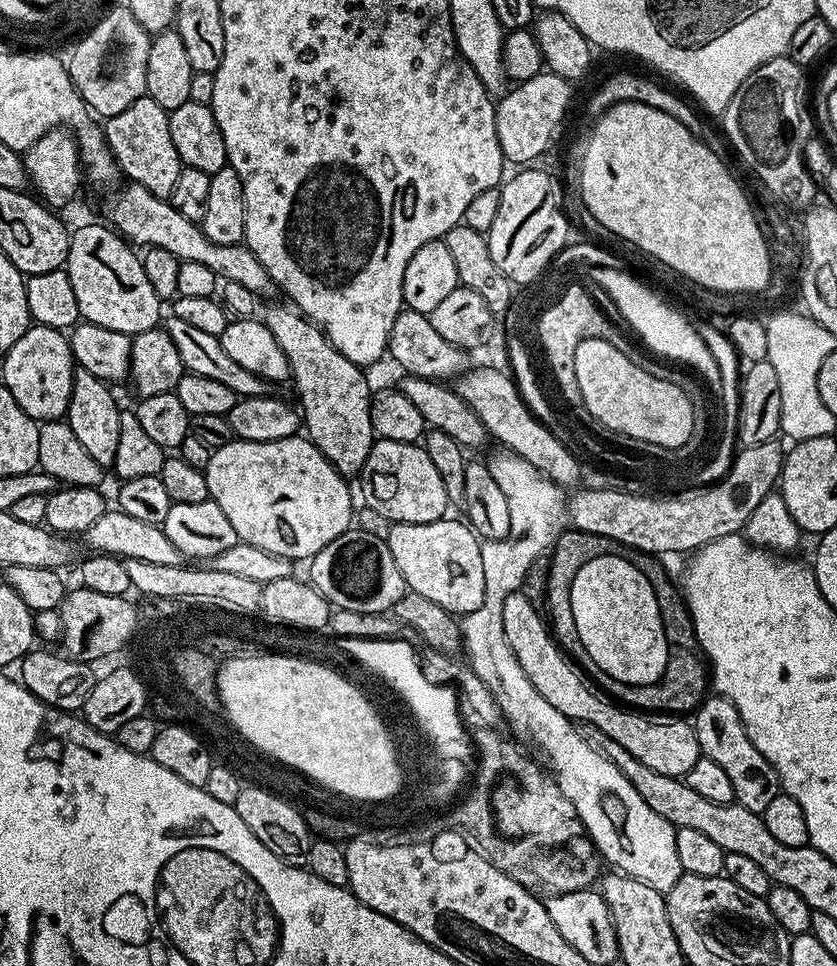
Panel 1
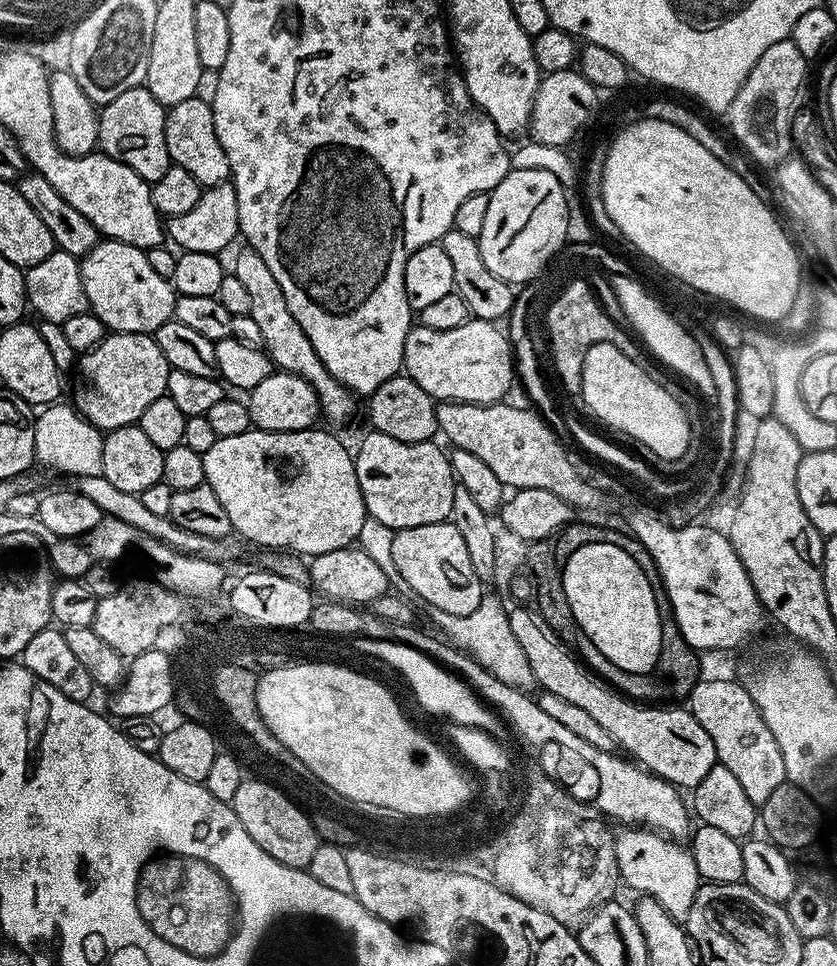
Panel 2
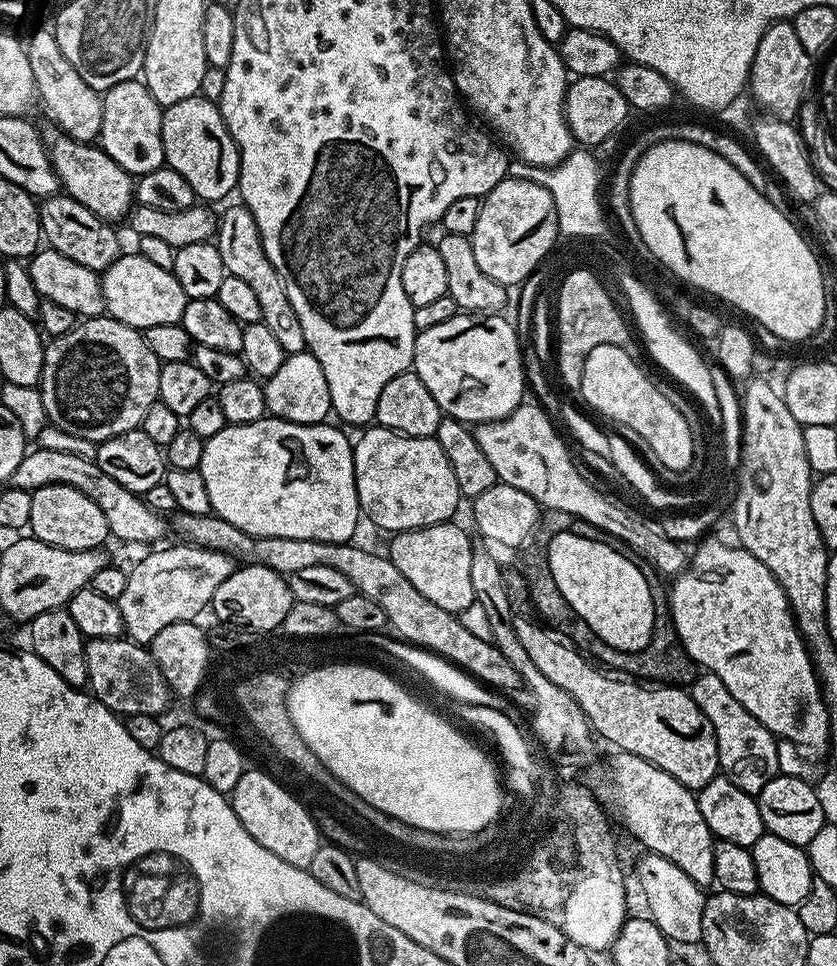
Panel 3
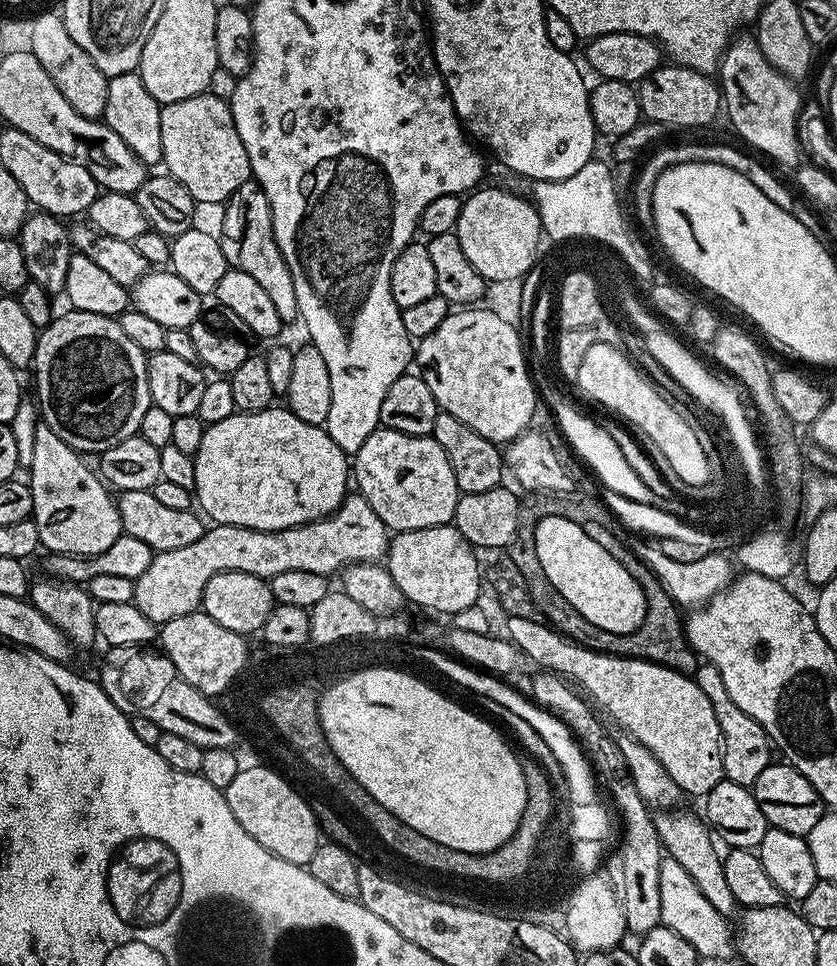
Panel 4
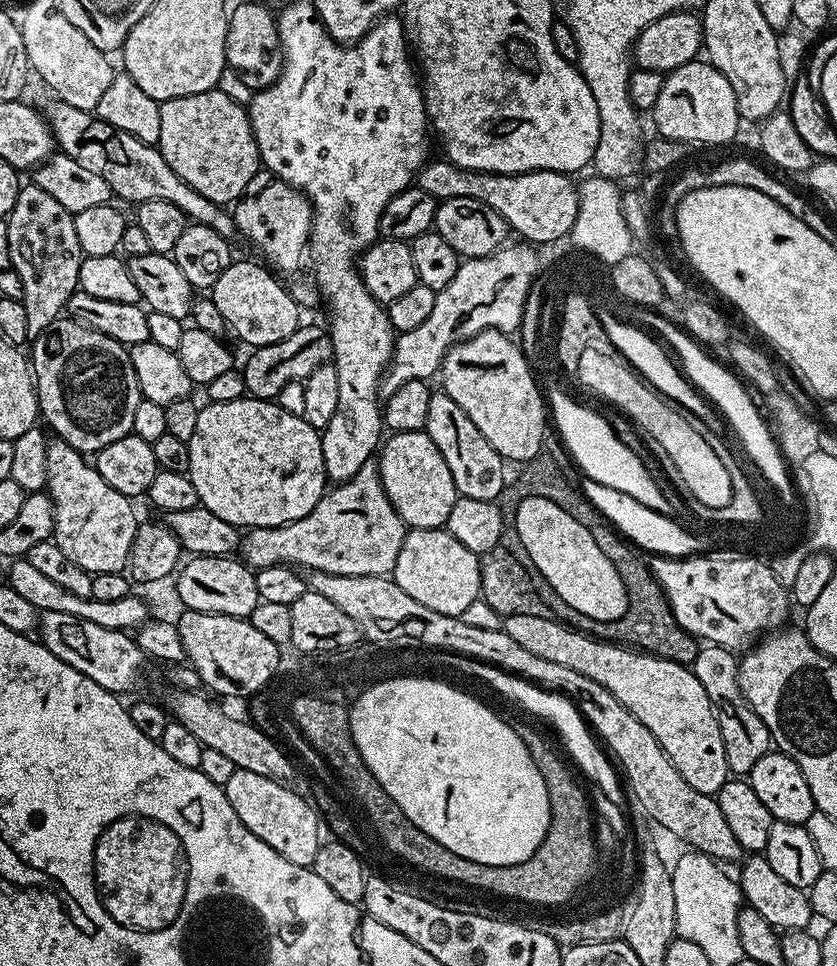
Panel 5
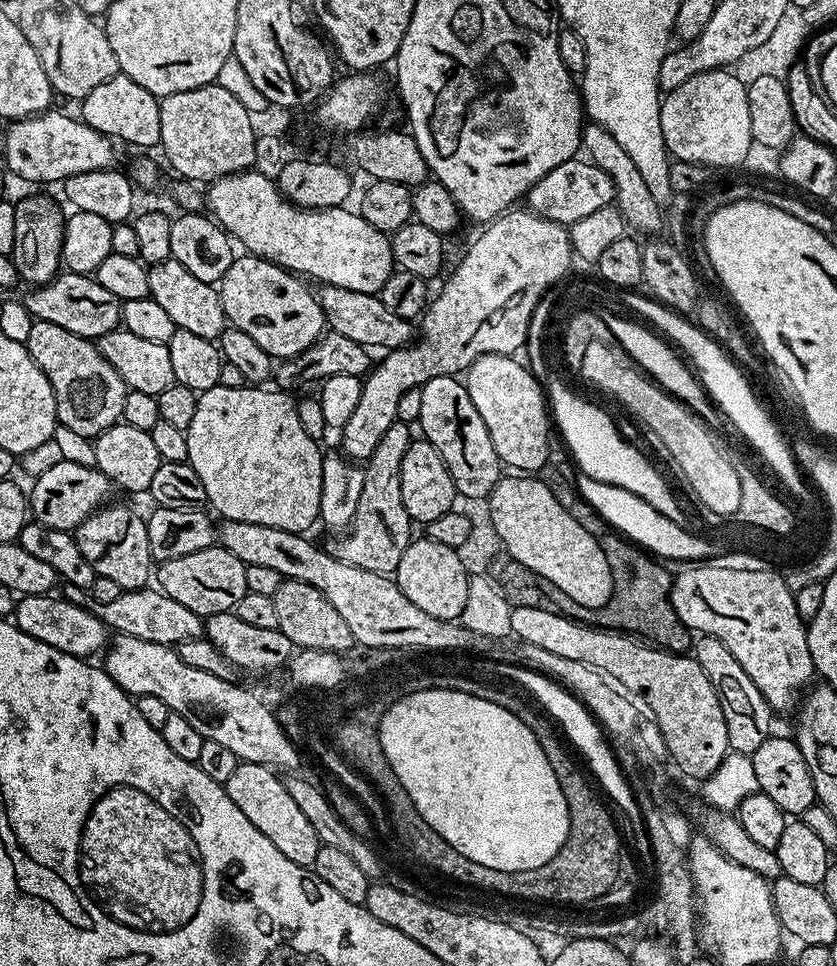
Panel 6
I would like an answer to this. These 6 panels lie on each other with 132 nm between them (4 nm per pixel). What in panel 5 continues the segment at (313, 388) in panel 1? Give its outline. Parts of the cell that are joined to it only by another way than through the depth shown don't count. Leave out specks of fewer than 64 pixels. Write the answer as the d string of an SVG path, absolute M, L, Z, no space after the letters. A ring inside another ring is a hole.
M261 170L256 173L254 178L250 178L243 196L235 201L232 220L236 224L237 233L241 237L245 236L265 256L263 259L277 273L280 273L296 272L300 268L300 263L306 260L306 249L309 247L310 235L312 233L313 215L312 204L300 189L291 188L286 182L275 179L271 172Z

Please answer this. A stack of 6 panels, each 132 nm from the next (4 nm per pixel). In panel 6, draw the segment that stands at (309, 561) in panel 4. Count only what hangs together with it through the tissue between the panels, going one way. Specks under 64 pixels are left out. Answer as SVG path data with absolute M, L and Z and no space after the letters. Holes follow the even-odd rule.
M392 424L390 430L382 434L378 450L374 450L366 462L362 498L358 502L356 517L352 519L352 527L330 548L333 556L350 566L371 572L395 573L398 562L402 562L402 554L413 539L414 521L406 514L406 506L402 506L402 460L414 439L412 431L407 424Z

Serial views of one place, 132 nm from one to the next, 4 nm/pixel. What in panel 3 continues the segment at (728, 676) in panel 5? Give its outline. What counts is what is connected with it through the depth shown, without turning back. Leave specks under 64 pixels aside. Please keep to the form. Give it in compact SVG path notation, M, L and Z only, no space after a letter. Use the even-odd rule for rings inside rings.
M701 671L696 680L690 686L690 695L706 714L710 726L714 730L714 738L718 746L718 762L720 763L720 772L738 786L738 790L746 790L753 794L758 794L766 782L770 782L779 773L778 750L776 749L778 740L772 735L730 690L726 690L722 678L713 672Z

